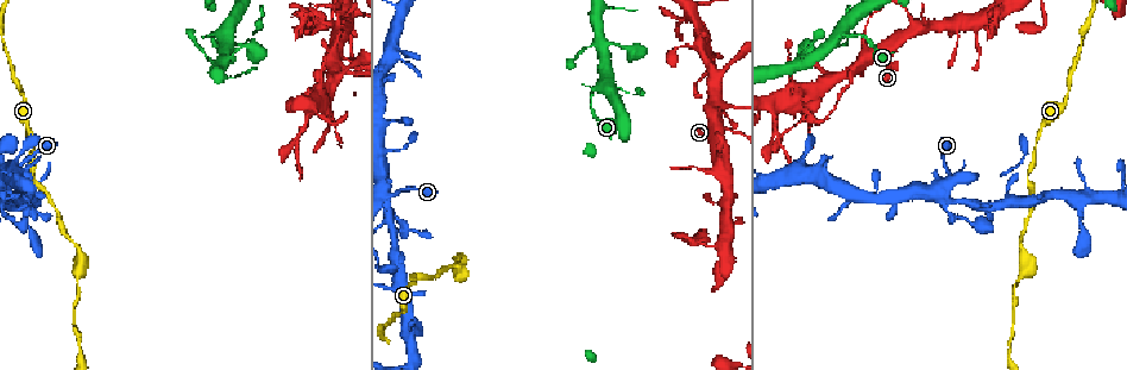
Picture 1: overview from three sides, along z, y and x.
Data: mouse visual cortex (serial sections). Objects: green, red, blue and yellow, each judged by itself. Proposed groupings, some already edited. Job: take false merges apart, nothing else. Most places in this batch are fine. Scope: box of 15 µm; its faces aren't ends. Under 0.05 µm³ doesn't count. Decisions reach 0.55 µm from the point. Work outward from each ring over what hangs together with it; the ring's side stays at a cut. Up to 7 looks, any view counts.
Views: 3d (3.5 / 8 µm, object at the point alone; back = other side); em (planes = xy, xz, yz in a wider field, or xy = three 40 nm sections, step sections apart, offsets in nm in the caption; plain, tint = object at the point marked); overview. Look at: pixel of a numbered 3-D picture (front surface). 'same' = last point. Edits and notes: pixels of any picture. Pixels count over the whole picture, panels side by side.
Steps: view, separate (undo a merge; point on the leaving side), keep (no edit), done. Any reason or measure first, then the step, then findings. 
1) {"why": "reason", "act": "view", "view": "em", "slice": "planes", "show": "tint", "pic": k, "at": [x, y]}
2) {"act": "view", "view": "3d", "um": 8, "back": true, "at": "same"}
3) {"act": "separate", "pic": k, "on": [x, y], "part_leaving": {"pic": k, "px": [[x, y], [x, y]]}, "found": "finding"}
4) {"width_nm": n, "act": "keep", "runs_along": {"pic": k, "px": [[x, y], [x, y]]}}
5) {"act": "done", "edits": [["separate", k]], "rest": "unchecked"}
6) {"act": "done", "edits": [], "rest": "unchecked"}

{"why": "abrupt turn", "act": "view", "view": "3d", "um": 3.5, "back": true, "pic": 1, "at": [319, 12]}

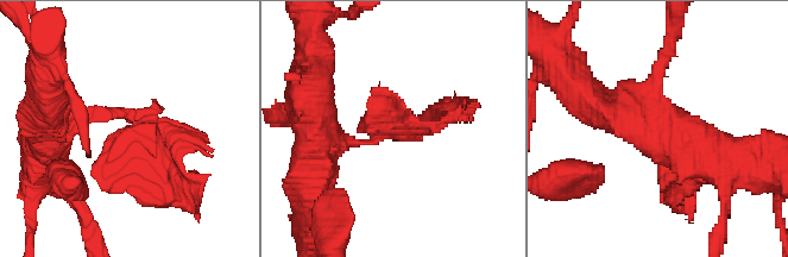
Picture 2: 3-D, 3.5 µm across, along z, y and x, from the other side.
{"why": "need the tissue", "act": "view", "view": "em", "slice": "xy", "step": 2, "show": "tint", "pic": 2, "at": [130, 132]}

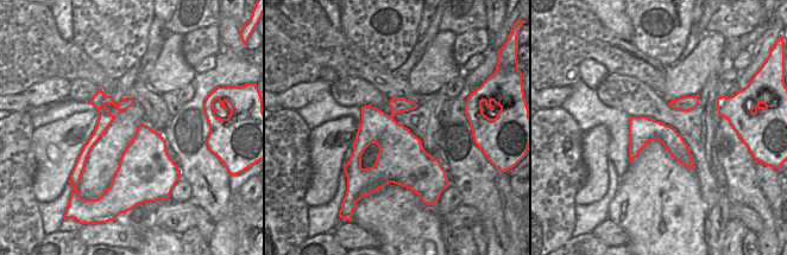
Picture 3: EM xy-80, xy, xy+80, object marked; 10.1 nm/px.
{"act": "separate", "pic": 2, "on": [132, 161], "part_leaving": {"pic": 2, "px": [[132, 123], [114, 163], [158, 207]]}, "found": "a second cell is stuck on"}

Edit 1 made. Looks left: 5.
{"why": "see it whole again", "act": "view", "view": "overview"}

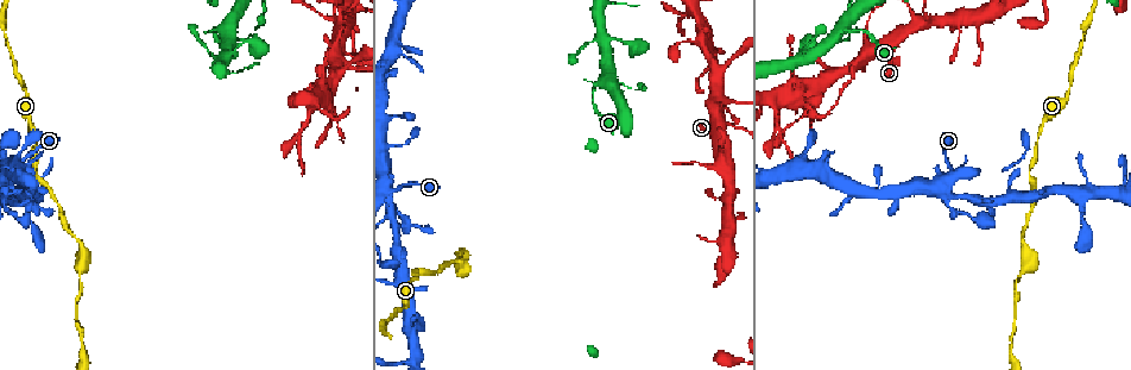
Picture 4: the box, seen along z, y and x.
{"why": "small branch off a trunk", "act": "view", "view": "3d", "um": 3.5, "back": true, "pic": 4, "at": [715, 115]}

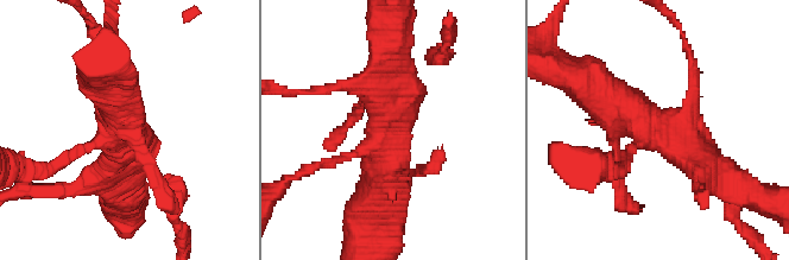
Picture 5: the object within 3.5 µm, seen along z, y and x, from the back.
{"act": "view", "view": "em", "slice": "planes", "show": "tint", "pic": 5, "at": [392, 131]}

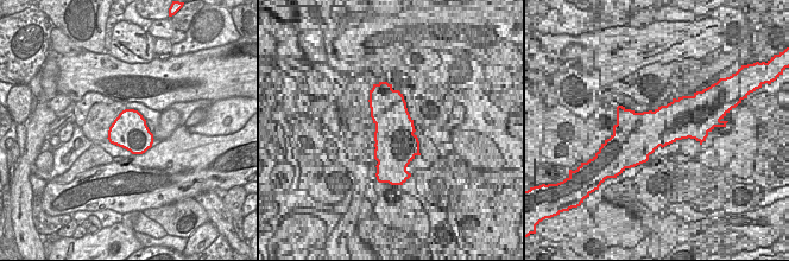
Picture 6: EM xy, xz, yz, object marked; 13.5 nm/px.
{"why": "cut it another way", "act": "view", "view": "em", "slice": "xy", "step": 2, "show": "tint", "at": "same"}

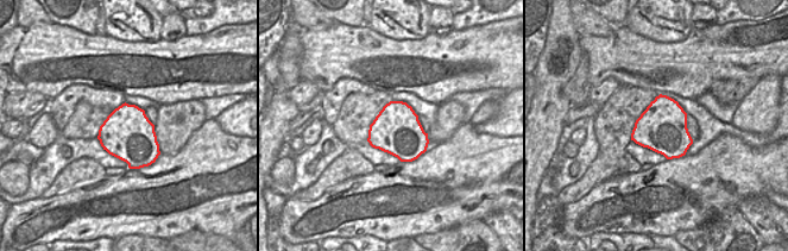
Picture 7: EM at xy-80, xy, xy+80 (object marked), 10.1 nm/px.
{"width_nm": 500, "act": "keep", "runs_along": {"pic": 5, "px": [[613, 135], [664, 127], [734, 182]]}, "found": "one cell here"}

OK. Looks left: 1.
{"act": "done", "edits": [["separate", 2]], "rest": "unchecked"}

